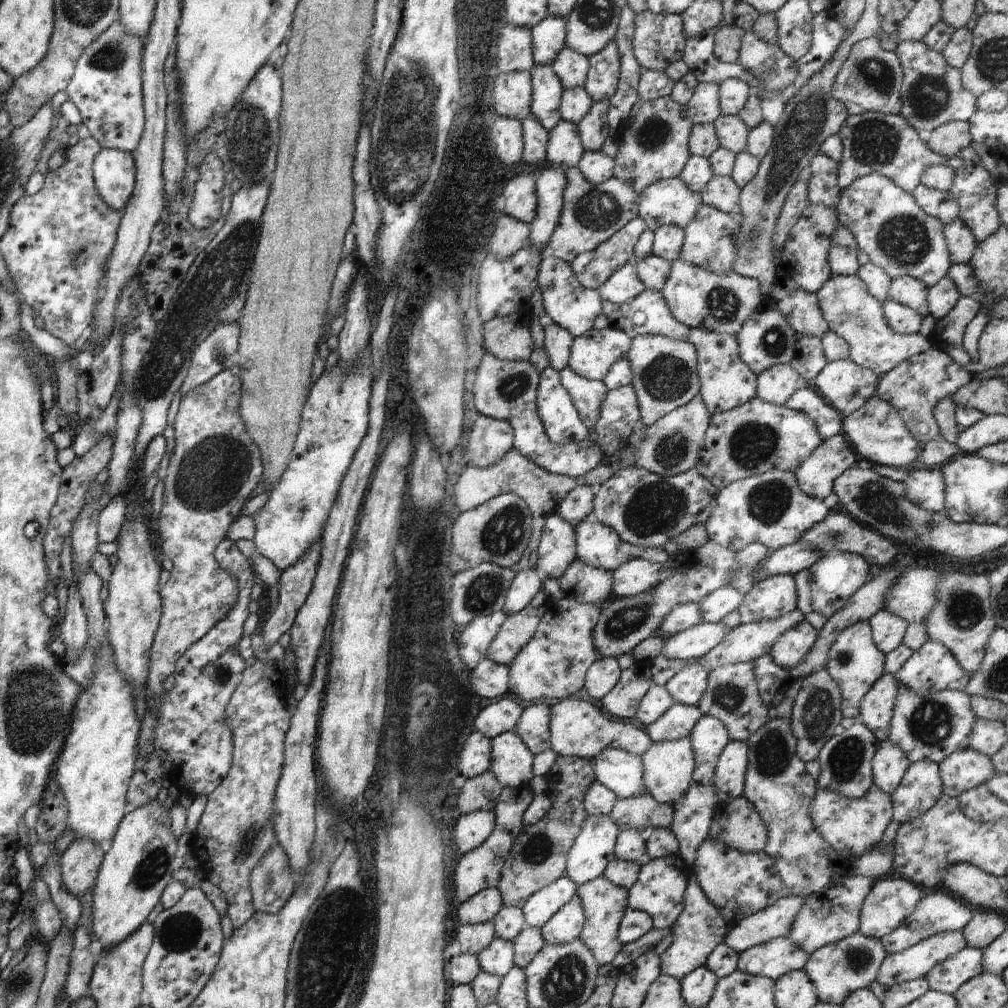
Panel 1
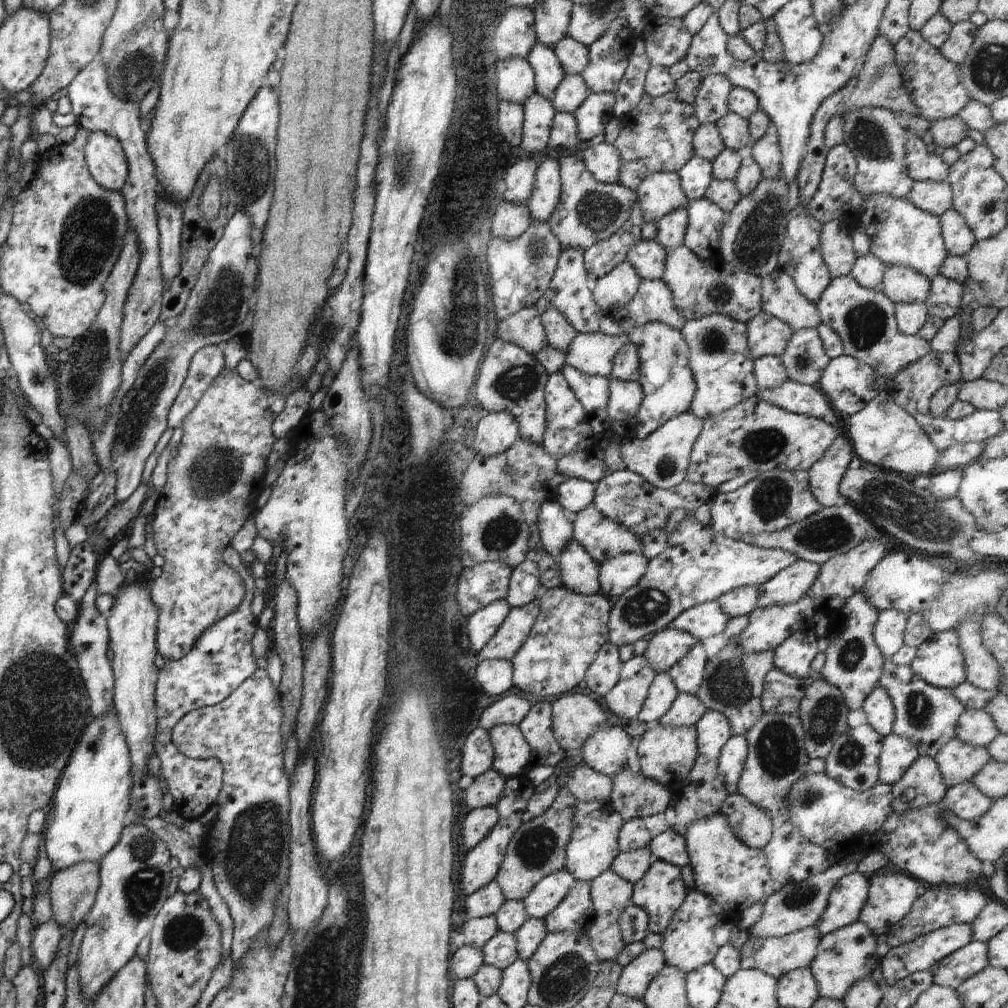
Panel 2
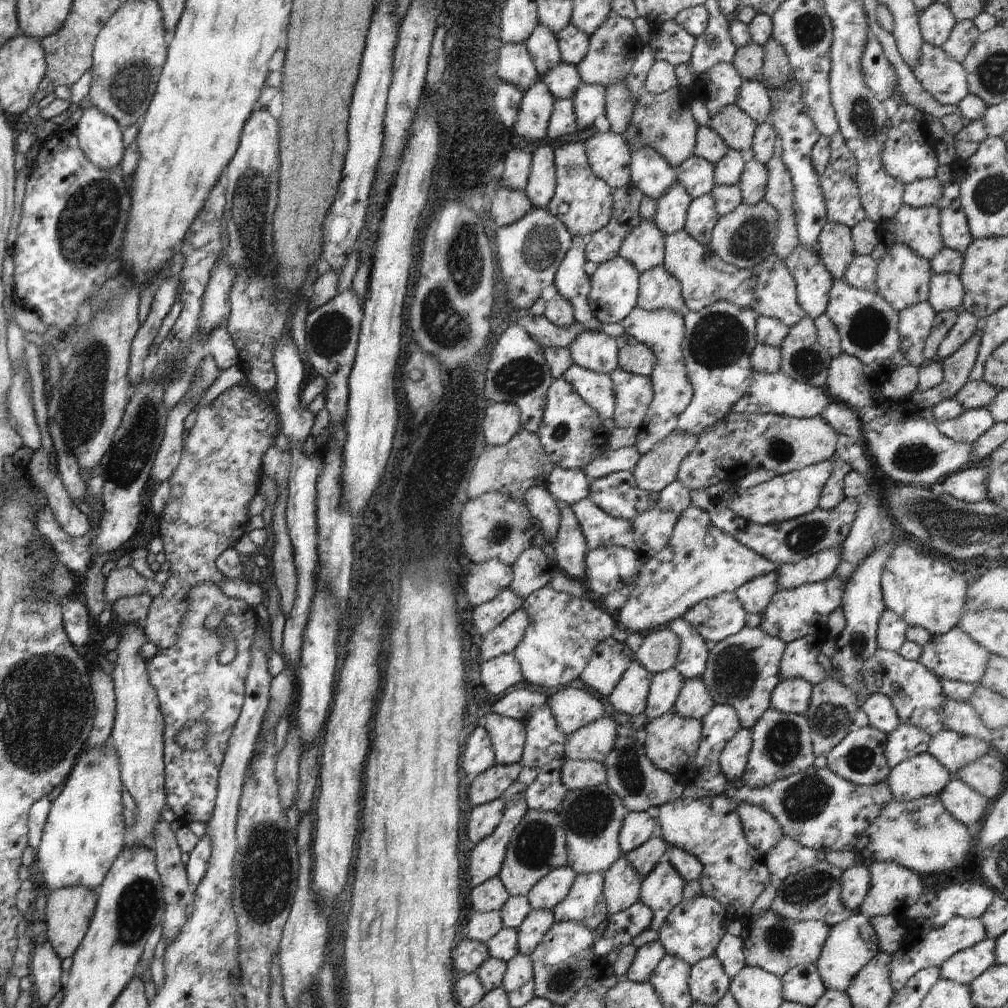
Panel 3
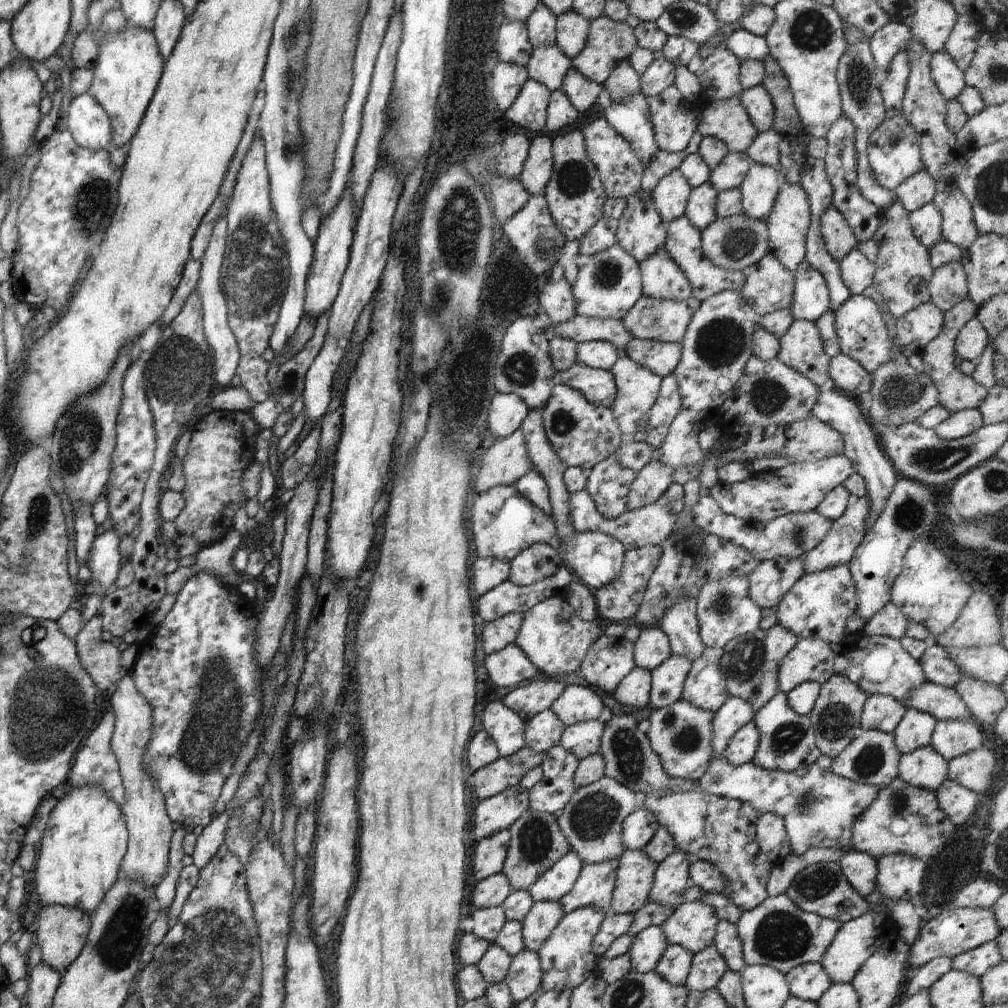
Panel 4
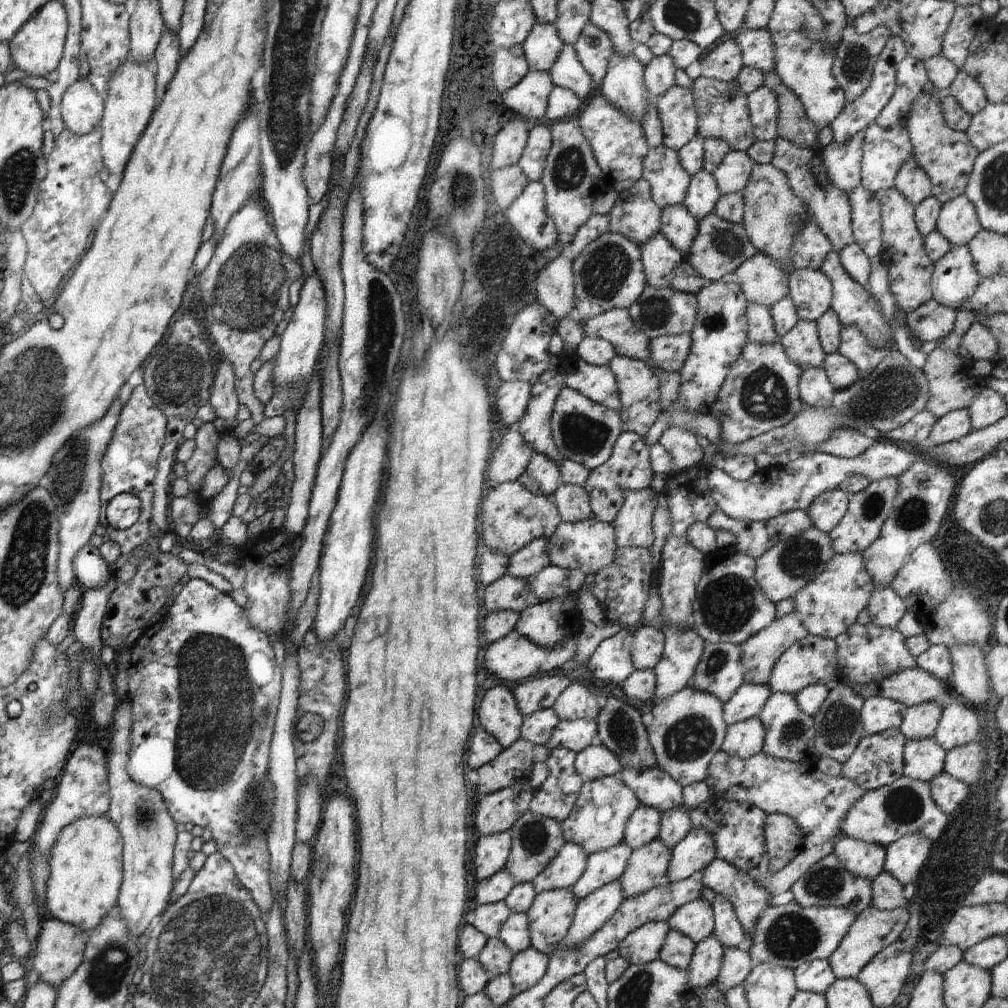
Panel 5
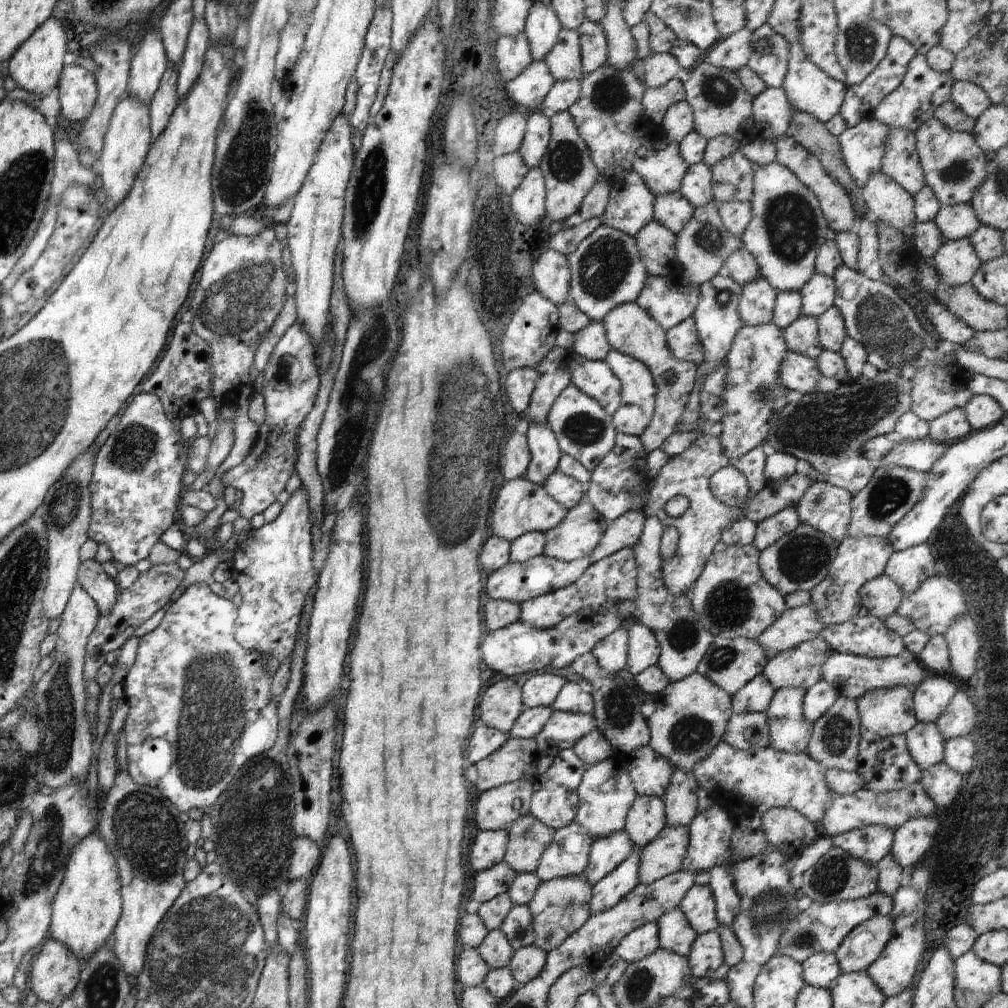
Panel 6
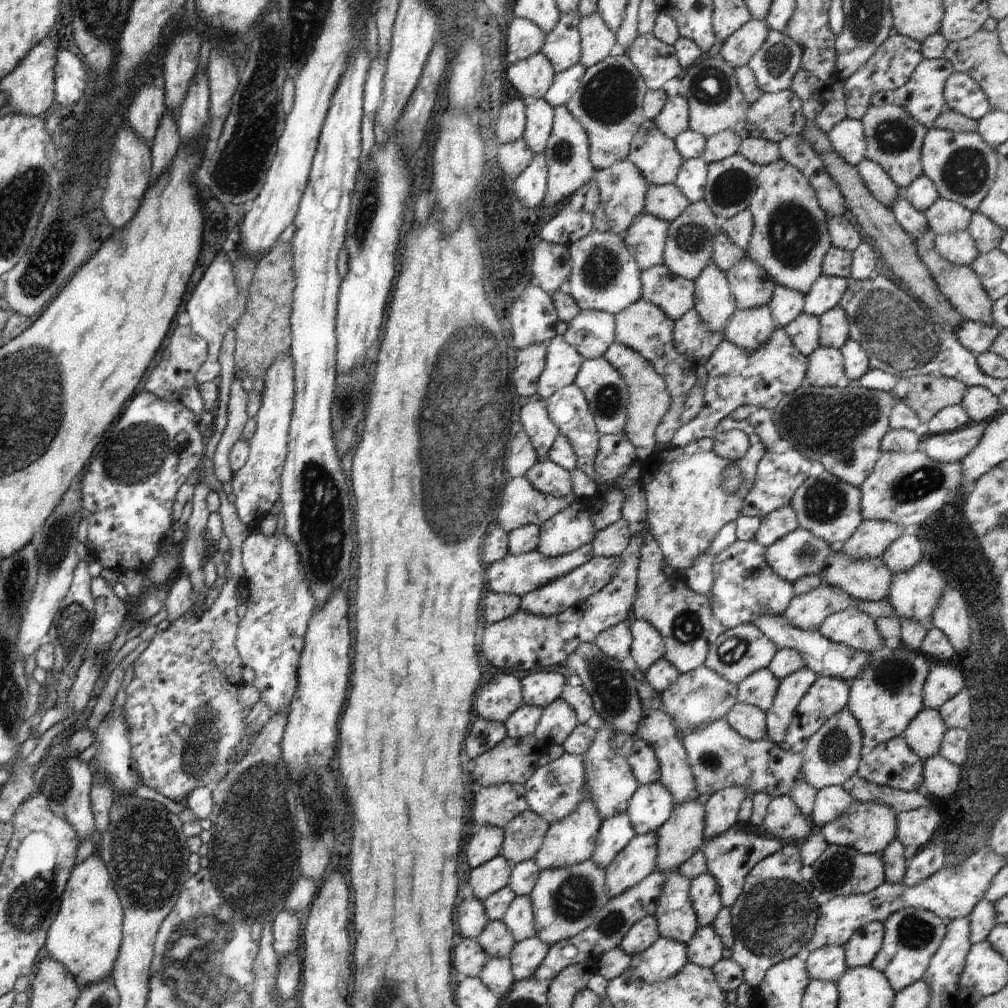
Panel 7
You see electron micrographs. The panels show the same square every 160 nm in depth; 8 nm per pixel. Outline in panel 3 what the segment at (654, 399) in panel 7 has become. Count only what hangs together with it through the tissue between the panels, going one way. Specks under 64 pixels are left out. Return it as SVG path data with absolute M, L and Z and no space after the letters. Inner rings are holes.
M620 367L615 368L609 377L613 382L615 396L615 426L638 429L653 399L651 380L642 375L633 375Z

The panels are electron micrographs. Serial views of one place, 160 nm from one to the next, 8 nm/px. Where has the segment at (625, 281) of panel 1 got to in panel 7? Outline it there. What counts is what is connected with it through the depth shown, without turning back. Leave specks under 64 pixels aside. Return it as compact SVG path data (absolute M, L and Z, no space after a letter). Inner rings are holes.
M592 229L590 234L569 244L571 273L569 295L583 311L602 311L611 315L622 312L641 299L641 268L630 254L623 236Z

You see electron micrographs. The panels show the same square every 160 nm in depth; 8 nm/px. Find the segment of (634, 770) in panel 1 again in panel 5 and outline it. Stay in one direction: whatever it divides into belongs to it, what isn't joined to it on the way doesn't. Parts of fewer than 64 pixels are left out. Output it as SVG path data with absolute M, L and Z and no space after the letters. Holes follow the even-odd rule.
M576 719L573 721L560 721L546 746L548 750L564 747L575 753L583 751L586 747L597 742L597 726L595 721Z

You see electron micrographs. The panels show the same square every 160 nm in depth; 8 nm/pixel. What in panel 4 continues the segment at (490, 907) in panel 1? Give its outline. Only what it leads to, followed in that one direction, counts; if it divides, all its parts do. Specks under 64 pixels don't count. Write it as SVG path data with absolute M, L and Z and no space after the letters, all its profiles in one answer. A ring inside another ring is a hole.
M496 873L478 881L472 892L471 902L477 909L500 907L513 891L506 875Z

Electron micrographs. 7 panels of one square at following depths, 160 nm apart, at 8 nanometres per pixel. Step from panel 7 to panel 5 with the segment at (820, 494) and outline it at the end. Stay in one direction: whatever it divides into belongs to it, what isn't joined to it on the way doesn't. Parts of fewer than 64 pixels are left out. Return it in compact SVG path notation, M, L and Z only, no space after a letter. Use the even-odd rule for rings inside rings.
M839 488L817 496L806 510L813 526L829 533L846 514L849 499L850 496Z

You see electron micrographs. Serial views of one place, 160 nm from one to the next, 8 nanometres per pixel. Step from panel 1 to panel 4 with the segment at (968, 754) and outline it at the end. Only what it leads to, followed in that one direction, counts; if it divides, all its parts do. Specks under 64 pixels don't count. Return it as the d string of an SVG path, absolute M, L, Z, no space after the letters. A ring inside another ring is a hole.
M938 721L931 736L931 747L950 762L953 758L984 746L982 727L975 721Z

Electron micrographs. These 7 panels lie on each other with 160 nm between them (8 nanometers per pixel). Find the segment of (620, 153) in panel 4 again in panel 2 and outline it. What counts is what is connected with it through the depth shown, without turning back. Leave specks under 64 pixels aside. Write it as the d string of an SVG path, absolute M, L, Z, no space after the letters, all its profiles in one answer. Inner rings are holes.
M602 142L581 150L579 155L598 182L619 183L621 158L614 145Z

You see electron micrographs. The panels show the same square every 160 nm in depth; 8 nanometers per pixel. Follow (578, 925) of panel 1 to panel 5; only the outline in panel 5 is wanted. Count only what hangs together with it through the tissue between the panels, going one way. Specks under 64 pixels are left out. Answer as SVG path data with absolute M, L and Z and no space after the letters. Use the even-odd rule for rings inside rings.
M624 842L609 848L607 851L589 855L586 870L582 876L570 887L572 894L579 901L589 894L618 881L632 854L632 849Z

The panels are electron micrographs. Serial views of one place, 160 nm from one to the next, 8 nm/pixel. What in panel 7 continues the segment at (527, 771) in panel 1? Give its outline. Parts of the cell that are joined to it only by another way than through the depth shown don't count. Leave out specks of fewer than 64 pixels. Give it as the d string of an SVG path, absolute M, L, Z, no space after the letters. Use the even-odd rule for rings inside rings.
M503 672L496 674L478 690L474 710L478 716L488 718L489 721L505 723L523 704L521 680L512 672Z

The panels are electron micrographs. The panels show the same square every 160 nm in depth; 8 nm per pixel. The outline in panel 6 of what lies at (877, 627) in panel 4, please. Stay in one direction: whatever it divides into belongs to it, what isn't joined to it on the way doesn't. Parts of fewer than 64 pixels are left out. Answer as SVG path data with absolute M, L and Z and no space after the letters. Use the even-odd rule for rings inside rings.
M880 574L878 578L872 578L862 584L860 602L871 616L876 616L883 622L890 614L895 613L902 600L902 594L903 591L894 580L886 574Z

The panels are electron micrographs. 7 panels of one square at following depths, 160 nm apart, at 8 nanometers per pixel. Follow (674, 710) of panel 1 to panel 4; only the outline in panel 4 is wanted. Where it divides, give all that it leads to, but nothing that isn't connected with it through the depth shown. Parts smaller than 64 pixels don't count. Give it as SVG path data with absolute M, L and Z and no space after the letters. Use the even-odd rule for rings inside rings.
M703 655L694 661L687 674L681 699L696 708L716 712L728 697L726 677L722 674L719 659L710 662Z

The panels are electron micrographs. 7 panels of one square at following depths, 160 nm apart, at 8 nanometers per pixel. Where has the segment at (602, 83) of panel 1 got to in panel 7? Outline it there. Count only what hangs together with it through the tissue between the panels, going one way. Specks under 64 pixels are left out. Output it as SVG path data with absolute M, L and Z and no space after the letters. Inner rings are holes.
M596 12L580 16L578 30L581 36L581 57L579 63L590 68L617 51L617 36L604 19Z

